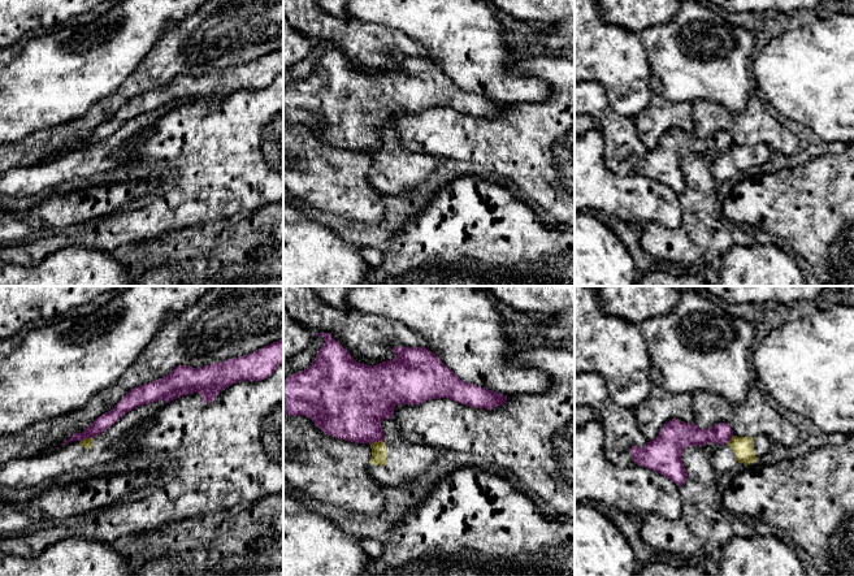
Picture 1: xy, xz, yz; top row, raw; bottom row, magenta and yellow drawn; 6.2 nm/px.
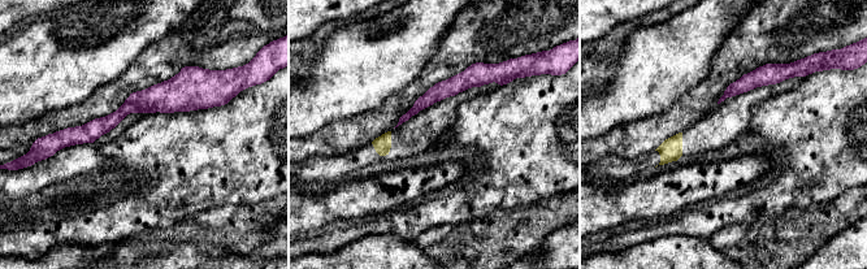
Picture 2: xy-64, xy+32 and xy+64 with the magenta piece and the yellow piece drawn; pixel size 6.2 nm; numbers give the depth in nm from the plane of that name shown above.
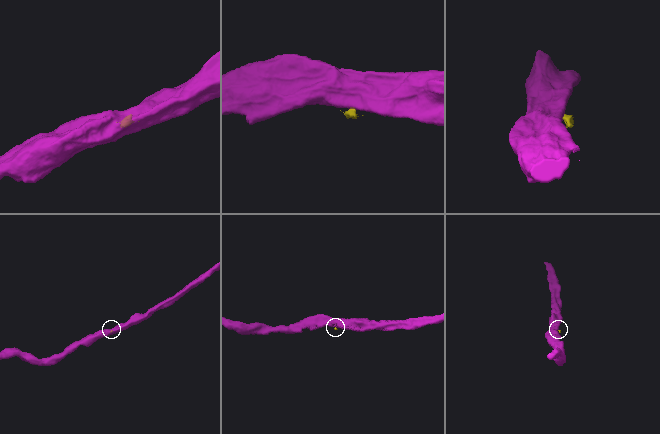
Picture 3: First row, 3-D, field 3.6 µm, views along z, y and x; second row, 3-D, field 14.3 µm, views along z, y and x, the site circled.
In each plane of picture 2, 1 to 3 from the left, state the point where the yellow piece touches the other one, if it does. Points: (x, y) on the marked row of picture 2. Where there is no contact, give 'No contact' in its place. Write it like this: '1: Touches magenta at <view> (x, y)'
1: No contact
2: No contact
3: No contact

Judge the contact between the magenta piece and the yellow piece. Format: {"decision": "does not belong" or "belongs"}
{"decision": "does not belong"}

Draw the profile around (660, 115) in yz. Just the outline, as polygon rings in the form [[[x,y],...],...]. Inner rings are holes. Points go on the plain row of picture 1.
[[[655,81],[651,83],[651,92],[647,107],[633,118],[637,134],[647,151],[655,148],[663,134],[672,127],[686,133],[694,129],[690,101],[669,101],[663,96],[662,88]]]

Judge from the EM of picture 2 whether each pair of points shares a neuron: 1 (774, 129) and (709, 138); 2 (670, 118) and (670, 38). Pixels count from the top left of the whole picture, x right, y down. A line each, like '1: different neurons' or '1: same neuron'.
1: different neurons
2: different neurons

